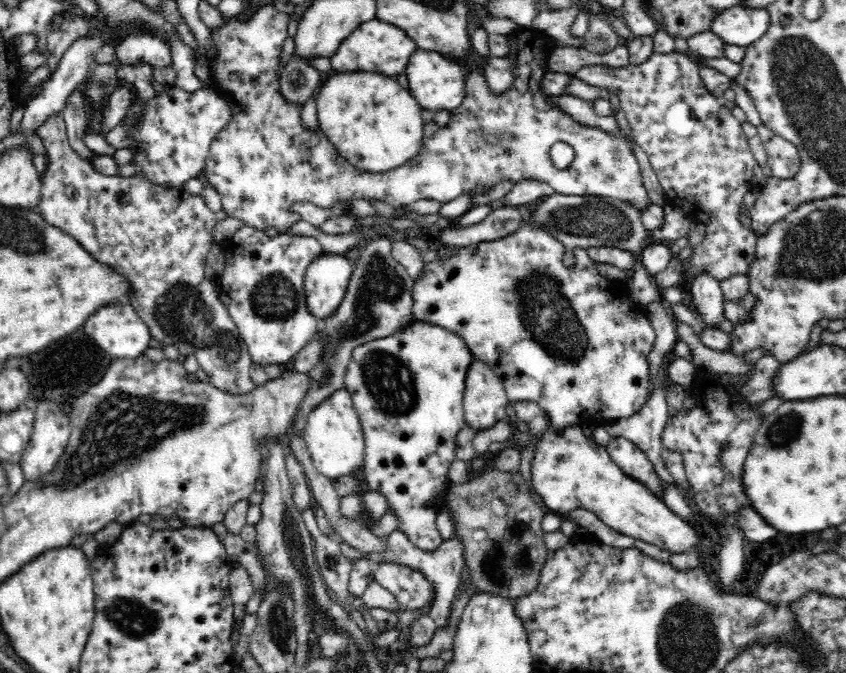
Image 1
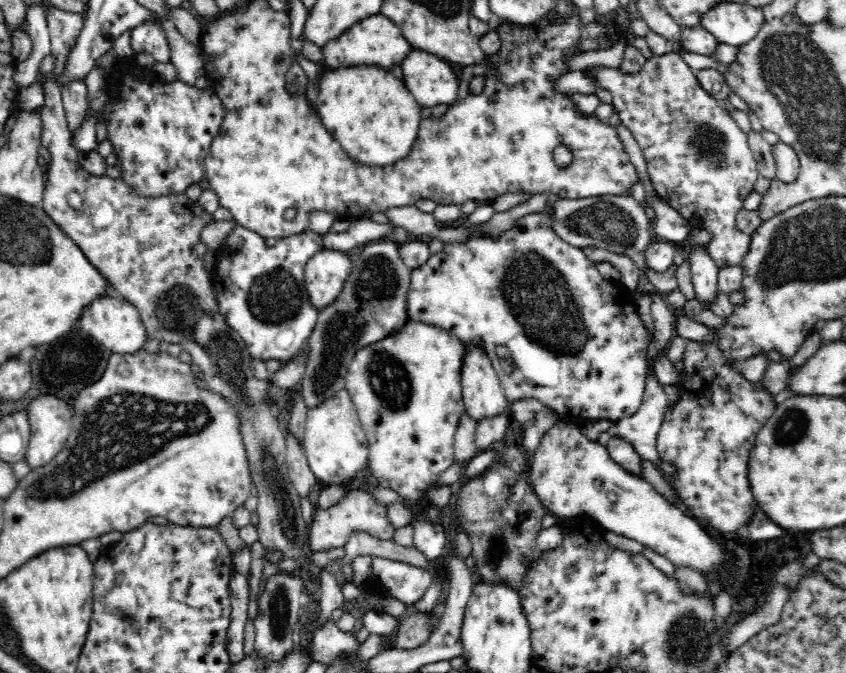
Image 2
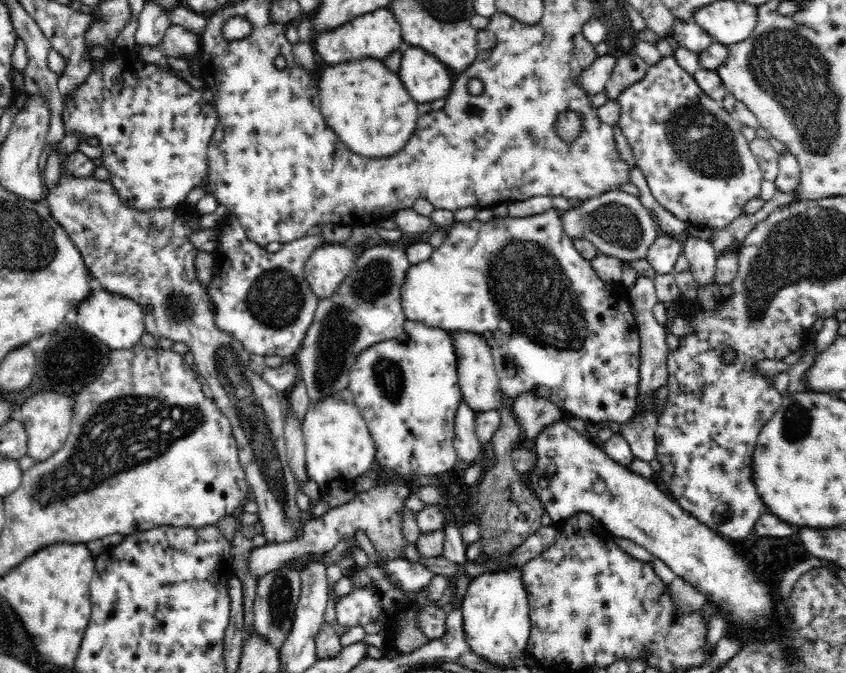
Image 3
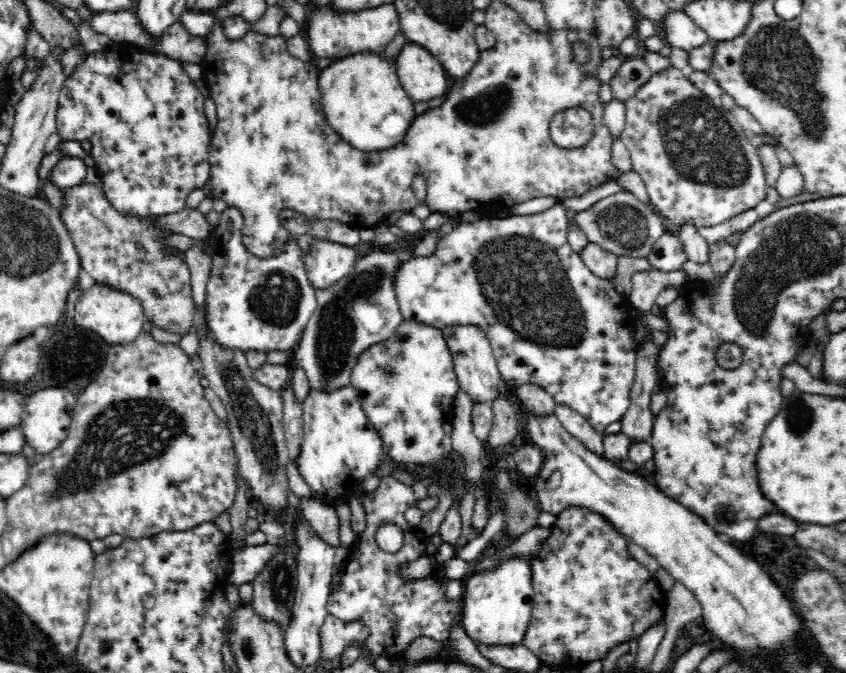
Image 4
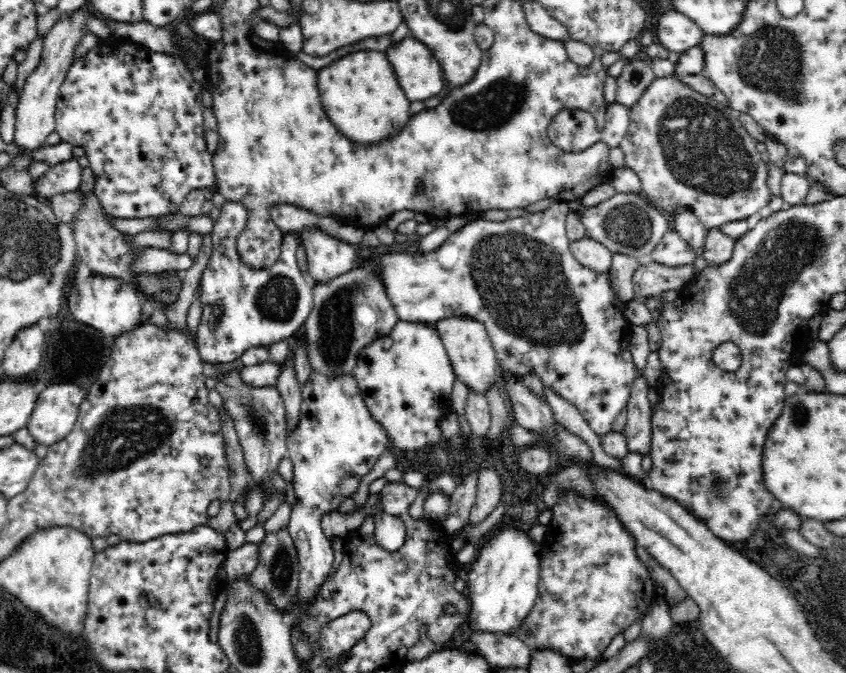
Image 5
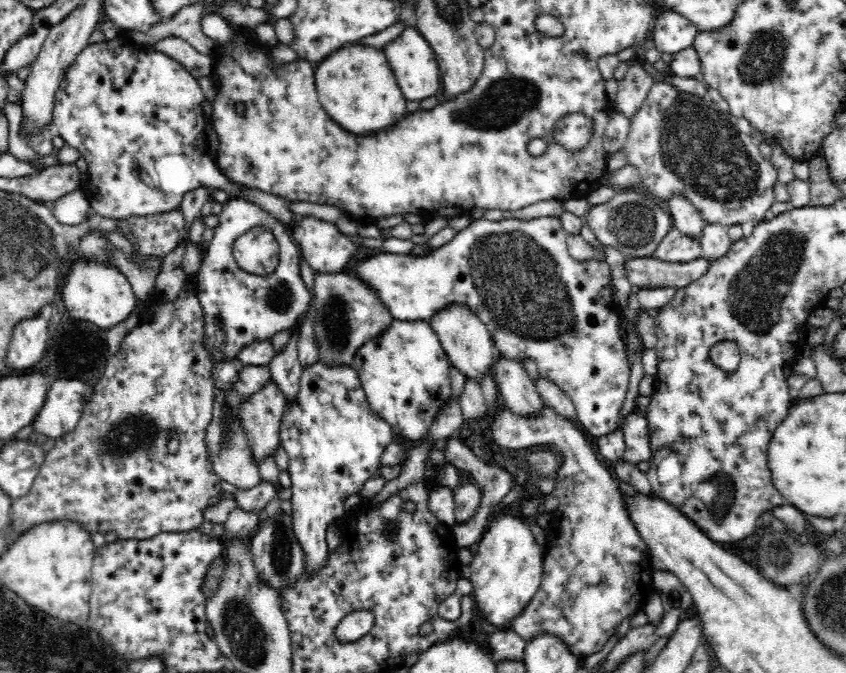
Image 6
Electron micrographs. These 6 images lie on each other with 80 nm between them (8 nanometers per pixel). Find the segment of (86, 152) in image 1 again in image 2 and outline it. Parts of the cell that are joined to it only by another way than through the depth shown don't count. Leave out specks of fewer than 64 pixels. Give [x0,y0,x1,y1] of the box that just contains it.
[59,78,89,131]

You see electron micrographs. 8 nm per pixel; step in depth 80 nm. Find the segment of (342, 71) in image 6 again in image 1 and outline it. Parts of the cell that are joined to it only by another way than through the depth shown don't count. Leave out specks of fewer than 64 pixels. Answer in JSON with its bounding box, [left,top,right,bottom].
[315,70,423,172]

